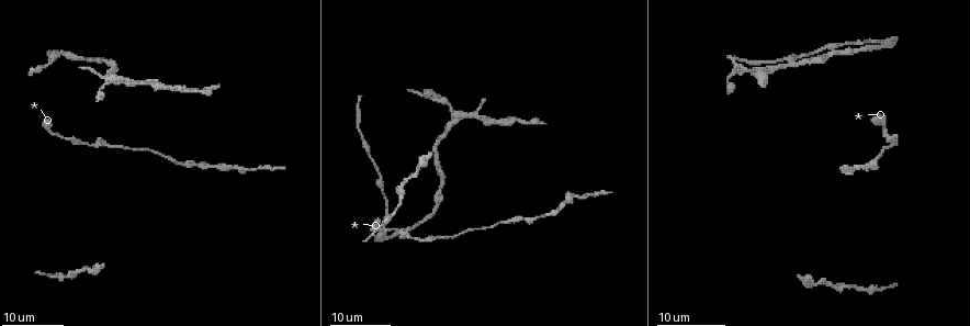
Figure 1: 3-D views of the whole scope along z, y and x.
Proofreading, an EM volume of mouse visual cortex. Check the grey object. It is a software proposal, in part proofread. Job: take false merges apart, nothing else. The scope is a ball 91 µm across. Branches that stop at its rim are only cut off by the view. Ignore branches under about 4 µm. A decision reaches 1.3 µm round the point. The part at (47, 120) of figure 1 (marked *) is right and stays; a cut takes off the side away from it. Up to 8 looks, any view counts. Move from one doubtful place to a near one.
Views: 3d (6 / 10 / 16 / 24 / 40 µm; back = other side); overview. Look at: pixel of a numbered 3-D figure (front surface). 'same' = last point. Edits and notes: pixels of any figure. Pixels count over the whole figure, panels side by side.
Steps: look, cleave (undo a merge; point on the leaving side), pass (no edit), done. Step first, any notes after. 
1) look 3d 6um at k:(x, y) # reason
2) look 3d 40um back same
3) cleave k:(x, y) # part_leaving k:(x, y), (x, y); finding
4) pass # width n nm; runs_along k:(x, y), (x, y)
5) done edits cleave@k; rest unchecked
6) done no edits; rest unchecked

look 3d 24um at 1:(48, 132) # thick turns thin

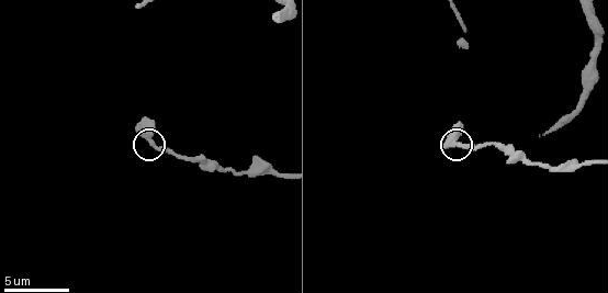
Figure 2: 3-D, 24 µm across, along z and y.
look 3d 6um at 2:(151, 142)

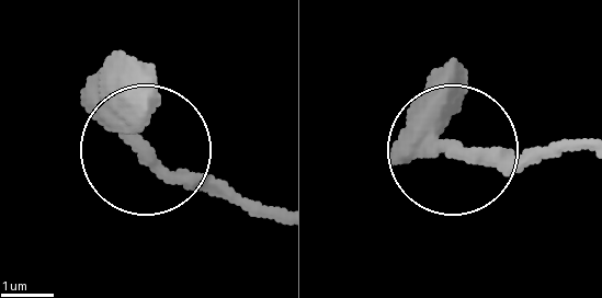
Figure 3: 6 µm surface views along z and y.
pass # width 300 nm; all the same neuron

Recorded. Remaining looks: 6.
look 3d 24um at 1:(454, 119)

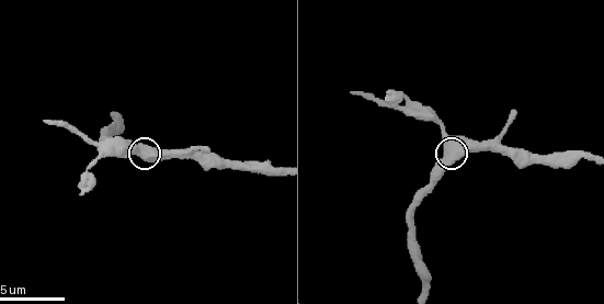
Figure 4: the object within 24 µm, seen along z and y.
look 3d 6um at 4:(444, 156) # closer look

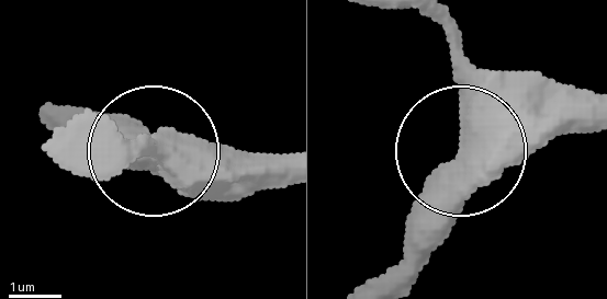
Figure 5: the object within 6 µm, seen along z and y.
look 3d 6um back at 5:(469, 145)

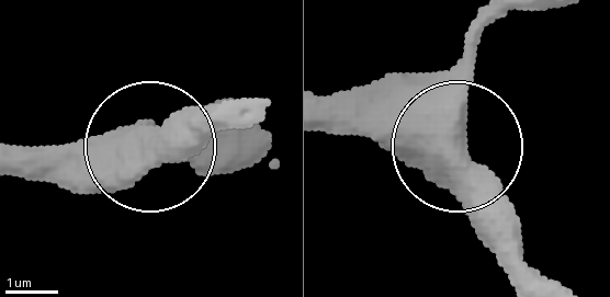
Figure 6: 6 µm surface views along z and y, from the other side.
pass # runs_along 6:(541, 274), (462, 143), (475, 16); continuous, no second neuron

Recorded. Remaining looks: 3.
look 3d 16um at 1:(505, 221) # thick turns thin

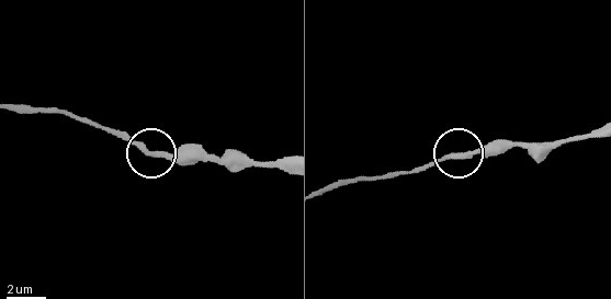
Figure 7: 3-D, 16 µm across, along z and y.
look 3d 6um at 7:(464, 157)

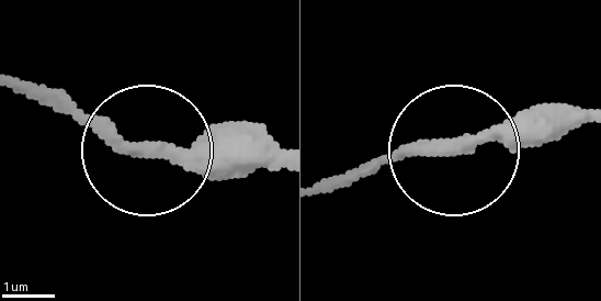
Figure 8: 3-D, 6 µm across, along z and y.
pass # runs_along 8:(319, 191), (398, 156), (463, 156), (581, 125); continuous, no second neuron

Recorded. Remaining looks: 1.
done no edits; rest unchecked

